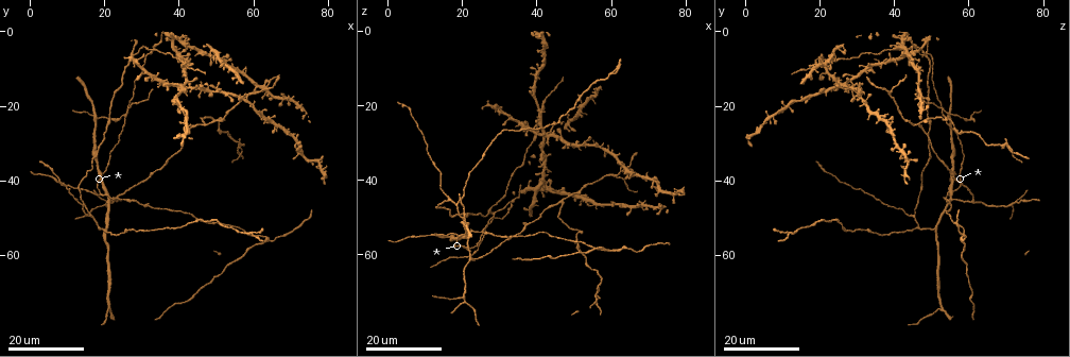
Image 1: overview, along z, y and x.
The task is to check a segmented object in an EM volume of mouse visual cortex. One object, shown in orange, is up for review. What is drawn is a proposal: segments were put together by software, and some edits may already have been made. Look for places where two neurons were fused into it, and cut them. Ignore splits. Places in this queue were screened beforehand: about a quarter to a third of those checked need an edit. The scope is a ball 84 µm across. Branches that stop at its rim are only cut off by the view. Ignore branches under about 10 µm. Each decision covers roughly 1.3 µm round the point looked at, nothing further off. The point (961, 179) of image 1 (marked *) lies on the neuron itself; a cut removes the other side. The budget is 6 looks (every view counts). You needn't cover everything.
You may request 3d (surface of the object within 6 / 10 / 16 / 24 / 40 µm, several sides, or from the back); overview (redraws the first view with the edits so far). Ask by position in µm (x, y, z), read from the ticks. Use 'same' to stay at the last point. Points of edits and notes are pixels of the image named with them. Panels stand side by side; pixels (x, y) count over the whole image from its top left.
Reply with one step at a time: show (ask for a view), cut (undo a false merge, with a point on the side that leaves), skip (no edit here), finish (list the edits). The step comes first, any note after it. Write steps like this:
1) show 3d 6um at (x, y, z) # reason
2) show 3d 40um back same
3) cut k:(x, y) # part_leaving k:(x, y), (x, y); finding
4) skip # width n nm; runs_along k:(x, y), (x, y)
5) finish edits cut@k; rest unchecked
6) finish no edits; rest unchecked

show 3d 24um at (16.5, 50.0, 45.0) # a fork

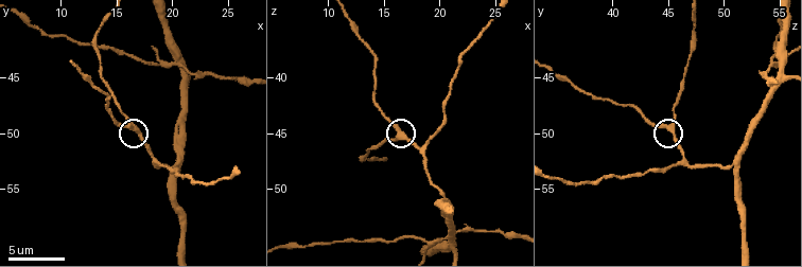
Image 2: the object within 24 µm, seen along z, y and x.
show 3d 10um at (16.6, 49.2, 45.2) # zoom in

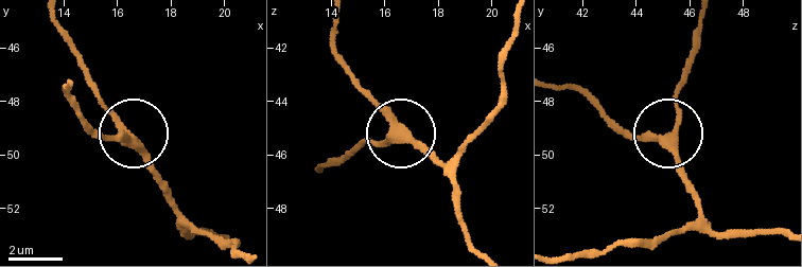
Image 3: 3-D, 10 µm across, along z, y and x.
skip # width 320 nm; runs_along 3:(784, 234), (715, 232), (672, 139), (622, 134); continuous, no second neuron

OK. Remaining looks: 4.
show 3d 16um at (19.0, 43.6, 54.8) # arms part here

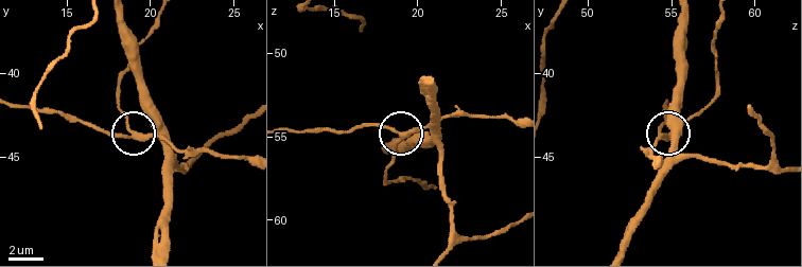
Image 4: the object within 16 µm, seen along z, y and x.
skip # arms 3; runs_along 4:(126, 65), (118, 102), (133, 134), (126, 136), (89, 127); one neuron here

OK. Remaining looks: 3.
show 3d 10um at (20.4, 53.0, 50.6) # three arms meet

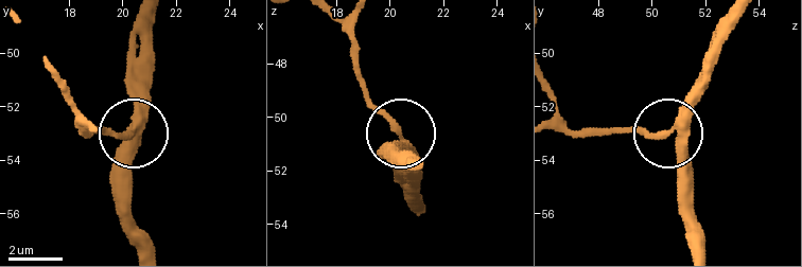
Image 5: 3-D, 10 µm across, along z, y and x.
skip # runs_along 5:(145, 17), (145, 112), (132, 140), (132, 213); all the same neuron

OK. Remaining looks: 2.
finish no edits; rest unchecked

